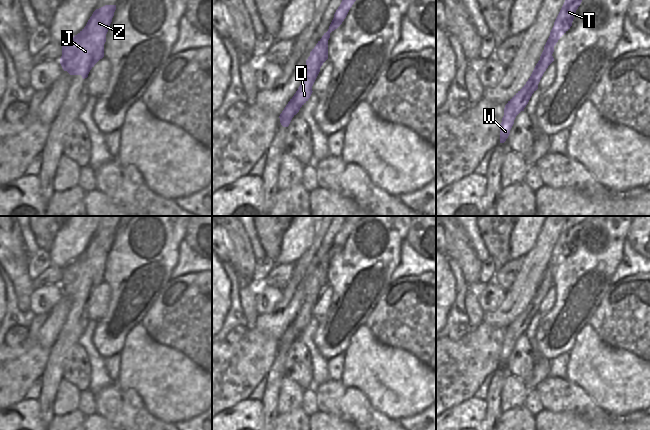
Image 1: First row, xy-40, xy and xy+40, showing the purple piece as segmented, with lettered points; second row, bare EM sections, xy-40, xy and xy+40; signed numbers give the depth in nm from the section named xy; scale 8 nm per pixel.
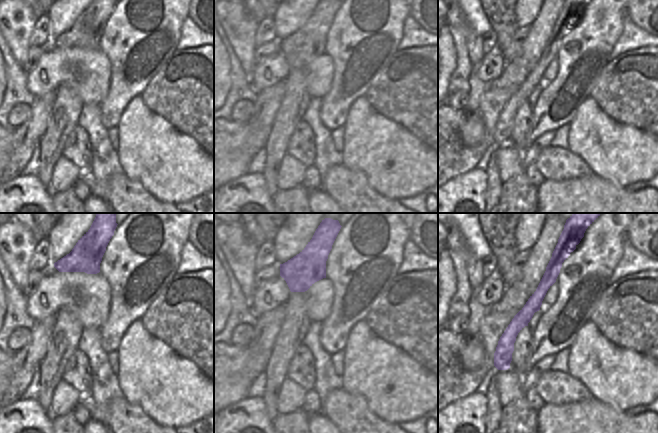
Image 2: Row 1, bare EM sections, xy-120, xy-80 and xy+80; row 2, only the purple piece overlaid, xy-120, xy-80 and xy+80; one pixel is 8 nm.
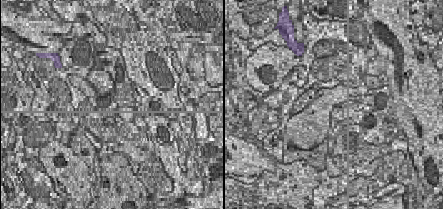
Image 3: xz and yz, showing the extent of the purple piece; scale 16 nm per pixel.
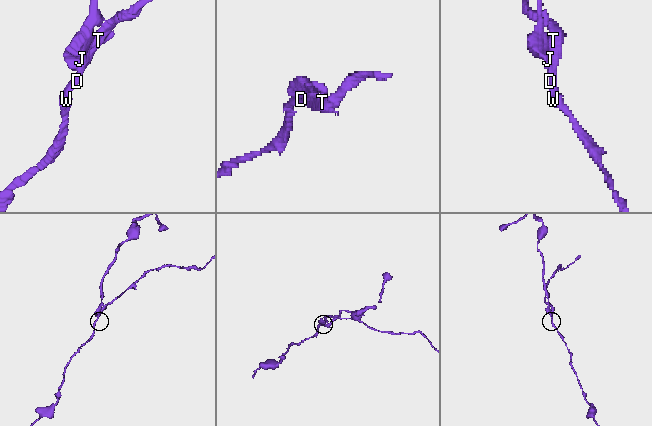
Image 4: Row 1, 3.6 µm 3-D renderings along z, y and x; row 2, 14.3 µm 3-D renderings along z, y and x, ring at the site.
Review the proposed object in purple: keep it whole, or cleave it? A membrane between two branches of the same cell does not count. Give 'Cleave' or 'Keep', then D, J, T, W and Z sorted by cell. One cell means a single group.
Cleave. Groups: D T W / J Z

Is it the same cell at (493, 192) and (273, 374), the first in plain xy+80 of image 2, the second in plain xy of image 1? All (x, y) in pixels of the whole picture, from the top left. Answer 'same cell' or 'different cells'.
same cell

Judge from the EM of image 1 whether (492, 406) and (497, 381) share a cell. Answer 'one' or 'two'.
one

